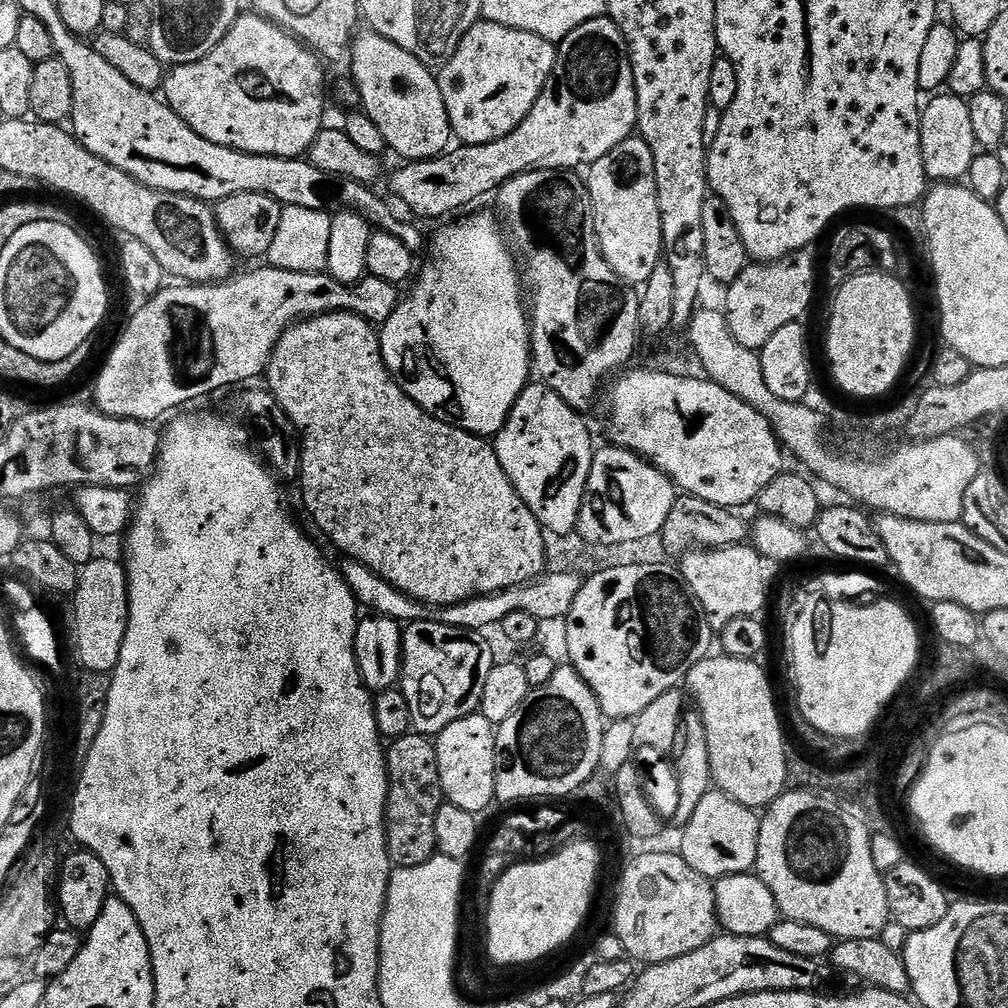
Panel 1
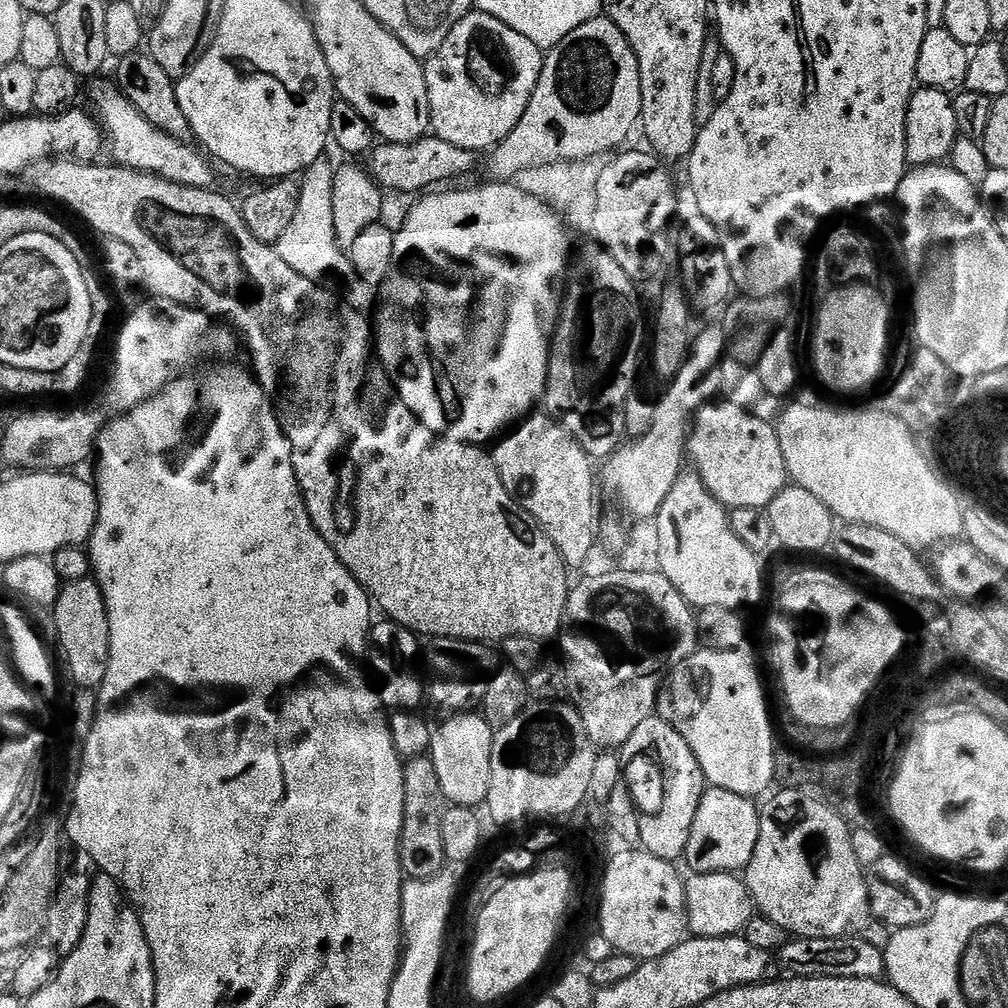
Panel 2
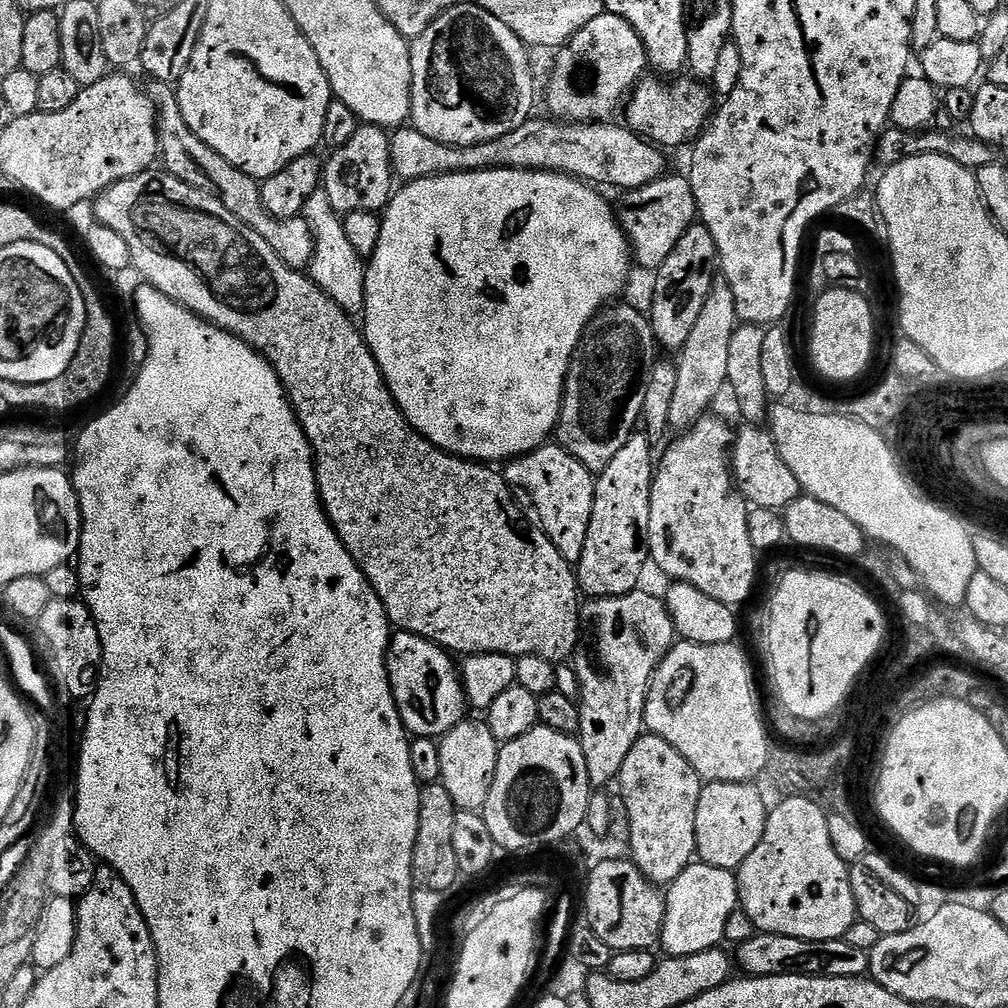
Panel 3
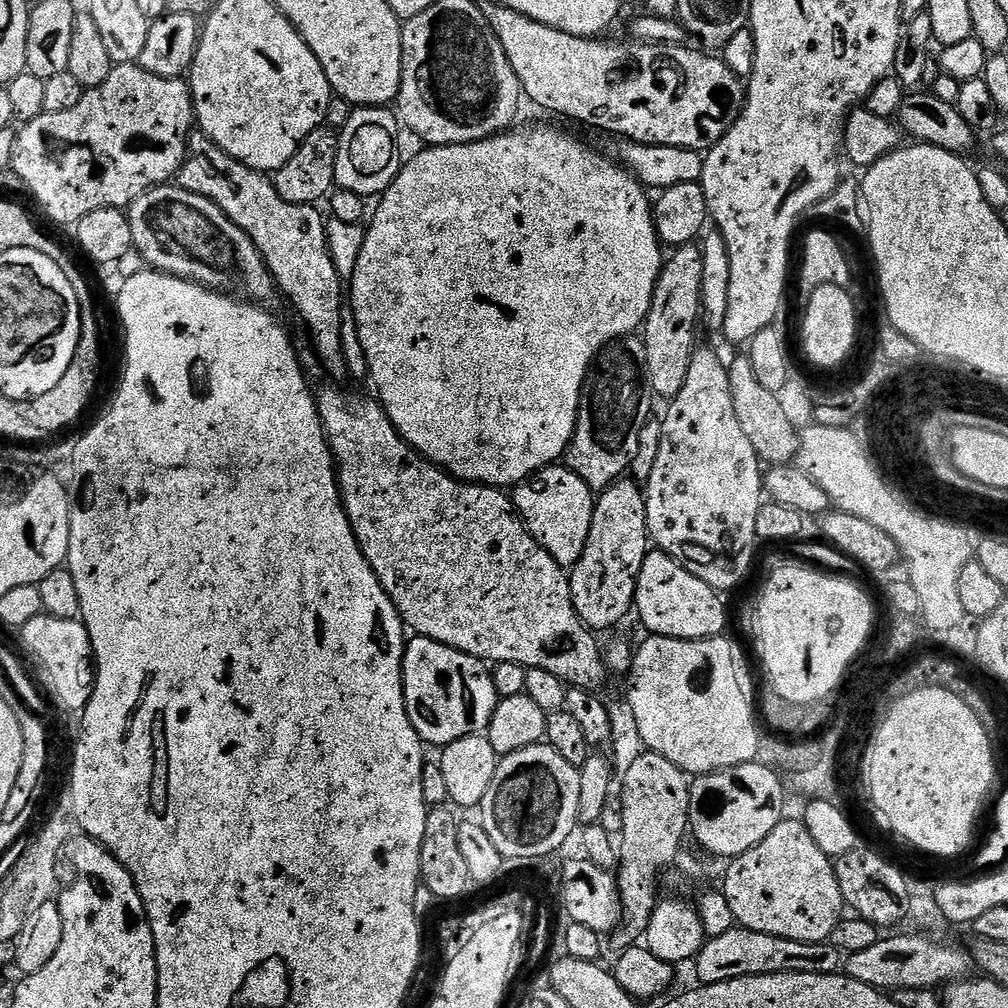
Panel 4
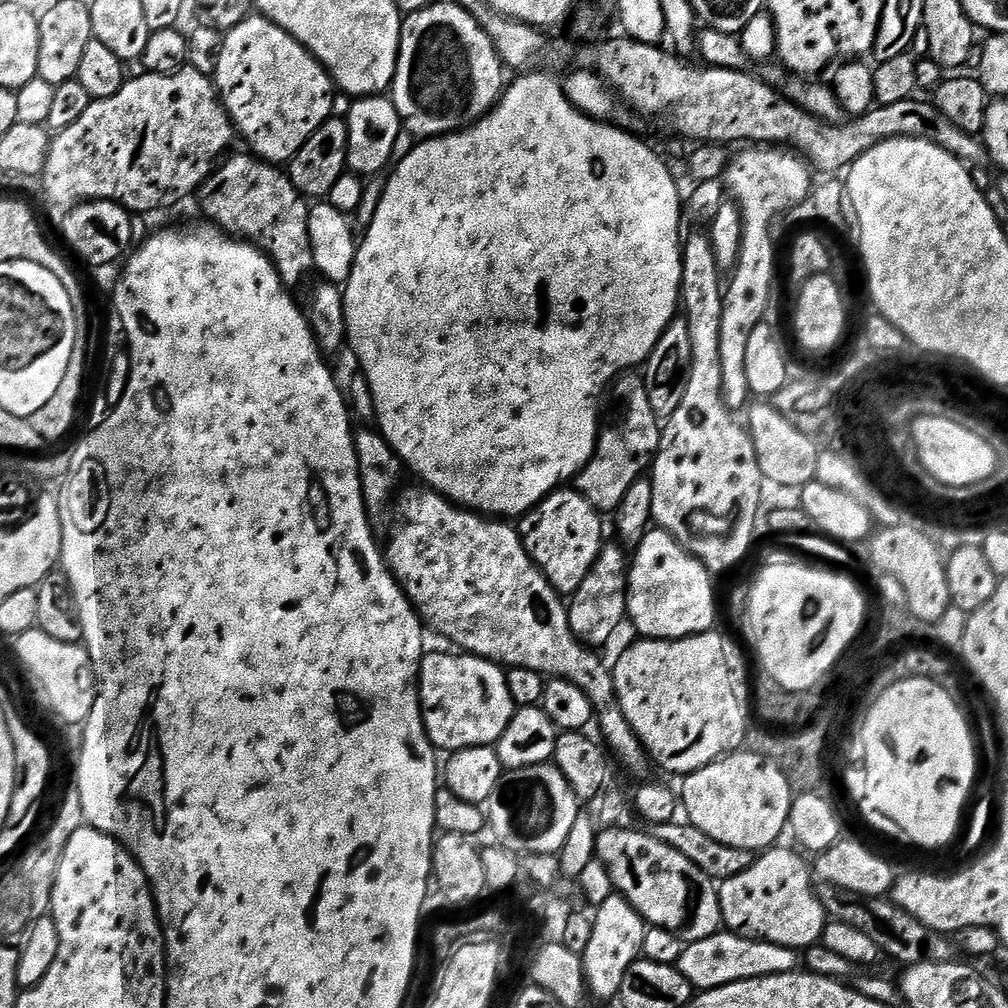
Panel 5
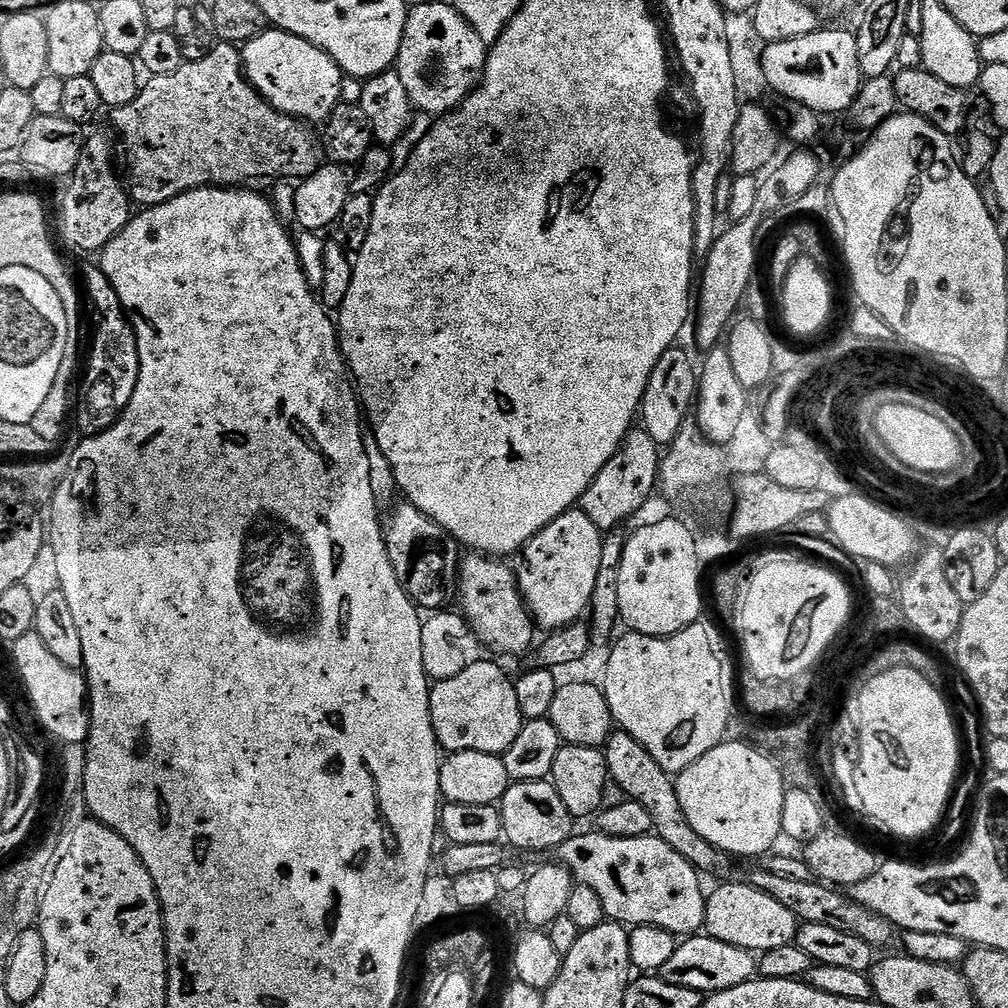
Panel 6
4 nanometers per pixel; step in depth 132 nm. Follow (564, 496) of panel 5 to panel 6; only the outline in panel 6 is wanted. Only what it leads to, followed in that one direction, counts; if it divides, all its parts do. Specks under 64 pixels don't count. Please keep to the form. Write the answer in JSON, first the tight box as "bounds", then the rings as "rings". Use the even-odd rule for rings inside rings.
{"bounds":[518,510,605,629],"rings":[[[573,510],[563,512],[524,547],[524,565],[518,568],[520,592],[541,629],[564,629],[585,619],[597,585],[604,539],[605,533],[584,512]]]}

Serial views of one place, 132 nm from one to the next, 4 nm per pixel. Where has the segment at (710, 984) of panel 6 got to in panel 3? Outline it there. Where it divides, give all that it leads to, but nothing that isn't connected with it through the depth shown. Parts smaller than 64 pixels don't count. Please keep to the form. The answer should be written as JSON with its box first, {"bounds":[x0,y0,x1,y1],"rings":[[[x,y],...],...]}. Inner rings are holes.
{"bounds":[734,932,870,977],"rings":[[[761,932],[751,936],[735,949],[734,960],[745,977],[749,976],[783,976],[785,974],[803,974],[806,976],[845,976],[863,977],[868,972],[870,953],[858,946],[850,946],[847,938],[810,942],[802,938],[775,936]]]}

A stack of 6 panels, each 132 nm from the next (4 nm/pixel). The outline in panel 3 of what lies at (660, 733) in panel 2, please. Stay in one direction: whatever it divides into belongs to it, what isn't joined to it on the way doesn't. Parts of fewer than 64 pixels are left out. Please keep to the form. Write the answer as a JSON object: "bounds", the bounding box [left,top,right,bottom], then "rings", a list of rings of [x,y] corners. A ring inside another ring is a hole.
{"bounds":[618,734,702,886],"rings":[[[641,734],[638,742],[634,742],[630,754],[626,754],[626,762],[622,762],[622,770],[618,777],[618,794],[626,802],[626,814],[630,822],[630,842],[628,852],[637,870],[648,877],[657,886],[667,886],[686,870],[697,859],[696,855],[696,819],[698,818],[698,798],[702,781],[694,766],[666,738],[658,738],[651,734]]]}

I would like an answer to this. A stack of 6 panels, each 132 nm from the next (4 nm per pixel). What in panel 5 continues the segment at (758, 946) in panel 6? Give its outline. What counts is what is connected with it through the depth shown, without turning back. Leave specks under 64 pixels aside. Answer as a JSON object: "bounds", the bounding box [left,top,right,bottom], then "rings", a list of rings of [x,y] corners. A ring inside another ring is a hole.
{"bounds":[719,847,826,950],"rings":[[[773,847],[757,855],[748,869],[742,870],[740,874],[734,874],[719,885],[722,924],[725,929],[747,936],[750,940],[765,940],[783,948],[807,950],[821,943],[826,925],[825,905],[821,897],[819,895],[816,897],[816,892],[812,889],[814,876],[809,865],[808,868],[804,865],[805,857],[799,851],[791,852],[788,848],[780,847]]]}

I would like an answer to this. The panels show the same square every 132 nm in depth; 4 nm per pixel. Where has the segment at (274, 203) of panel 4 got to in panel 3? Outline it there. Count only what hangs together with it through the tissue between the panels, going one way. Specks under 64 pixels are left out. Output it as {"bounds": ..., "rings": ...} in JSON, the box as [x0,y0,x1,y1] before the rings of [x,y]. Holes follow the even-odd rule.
{"bounds":[146,83,316,270],"rings":[[[149,83],[146,91],[148,97],[152,99],[158,113],[158,131],[160,133],[160,155],[163,171],[169,172],[174,178],[186,182],[203,192],[209,192],[211,196],[216,196],[246,226],[250,226],[285,262],[292,268],[301,270],[307,269],[312,262],[316,239],[312,237],[310,226],[302,218],[294,220],[274,220],[272,215],[262,206],[260,197],[260,185],[250,174],[238,170],[218,150],[206,146],[190,126],[186,126],[186,118],[182,118],[182,106],[178,106],[176,89],[170,84]],[[150,85],[150,86],[149,86]],[[164,160],[164,164],[163,164]]]}

